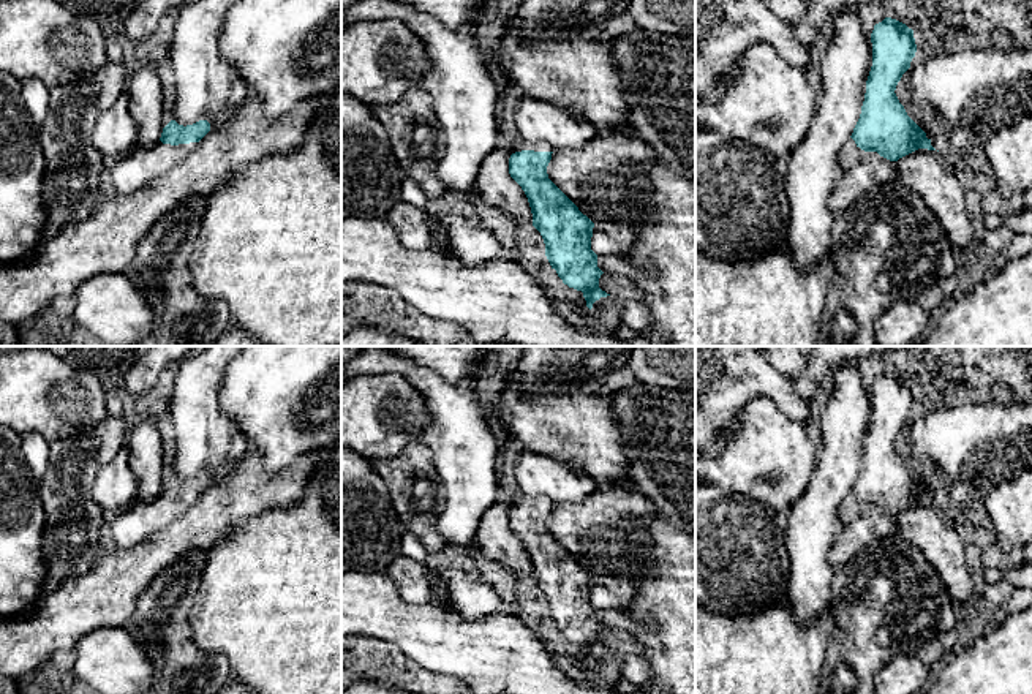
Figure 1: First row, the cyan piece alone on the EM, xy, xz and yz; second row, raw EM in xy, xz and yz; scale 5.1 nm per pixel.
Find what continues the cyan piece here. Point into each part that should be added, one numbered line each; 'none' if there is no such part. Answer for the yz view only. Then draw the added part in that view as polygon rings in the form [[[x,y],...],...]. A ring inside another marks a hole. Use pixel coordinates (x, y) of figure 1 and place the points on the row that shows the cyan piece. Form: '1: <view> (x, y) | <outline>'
1: yz (851, 154) | [[[850,138],[841,149],[839,163],[842,171],[846,172],[850,169],[858,160],[861,160],[866,155],[864,150],[861,150],[855,141]]]

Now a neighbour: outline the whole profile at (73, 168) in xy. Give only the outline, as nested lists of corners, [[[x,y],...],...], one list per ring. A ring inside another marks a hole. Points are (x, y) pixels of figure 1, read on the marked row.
[[[106,62],[92,77],[49,89],[49,114],[40,125],[46,158],[43,239],[89,218],[103,201],[98,182],[104,157],[90,142],[96,119],[126,90],[133,63]]]

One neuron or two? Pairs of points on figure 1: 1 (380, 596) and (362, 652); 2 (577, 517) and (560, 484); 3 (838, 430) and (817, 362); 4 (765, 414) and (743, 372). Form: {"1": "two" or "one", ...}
{"1": "two", "2": "two", "3": "two", "4": "two"}

